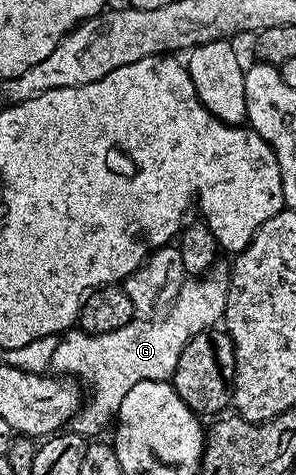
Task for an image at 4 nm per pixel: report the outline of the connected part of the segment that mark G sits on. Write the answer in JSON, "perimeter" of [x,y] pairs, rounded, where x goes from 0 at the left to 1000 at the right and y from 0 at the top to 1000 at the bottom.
{"perimeter":[[[713,581],[622,589],[574,651],[520,672],[459,672],[365,701],[230,697],[199,709],[172,777],[189,787],[264,798],[284,813],[307,811],[307,829],[297,836],[291,829],[267,867],[233,888],[250,909],[311,916],[341,909],[361,893],[365,901],[392,884],[409,840],[436,832],[446,815],[480,802],[574,802],[639,714],[730,691],[753,676],[770,585]]]}

